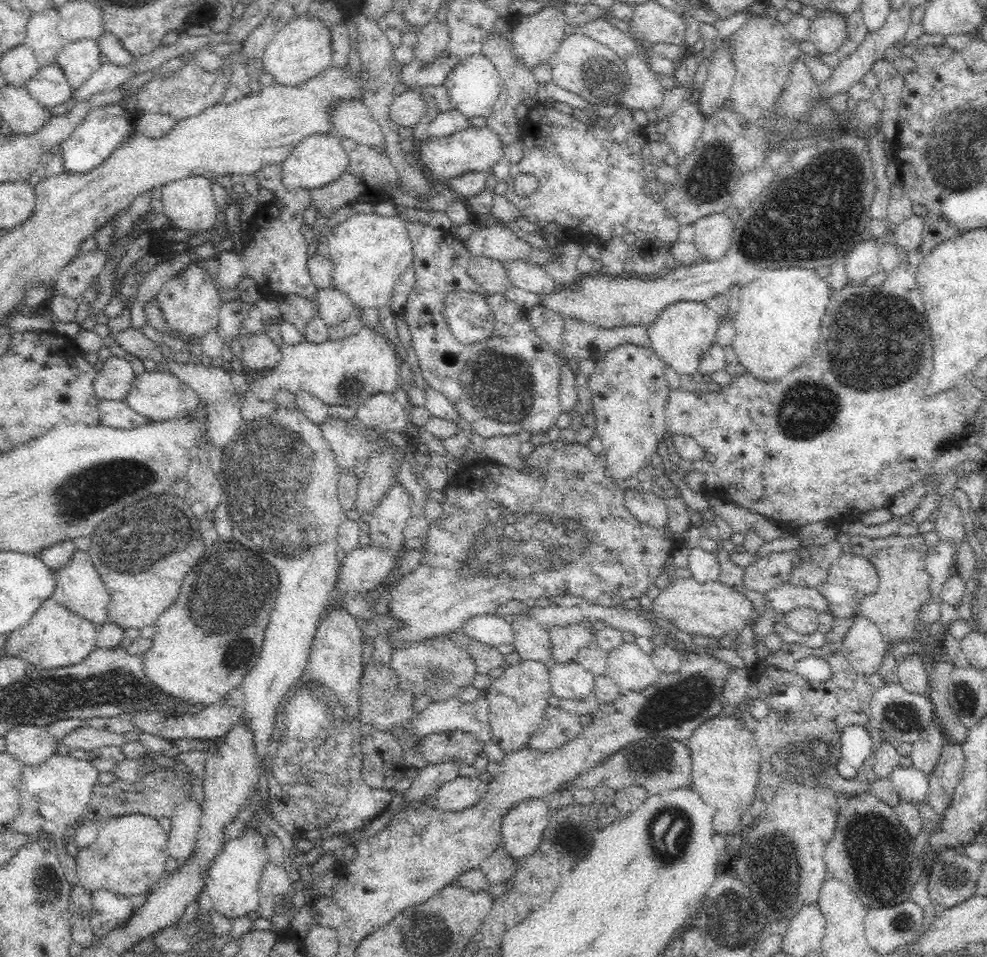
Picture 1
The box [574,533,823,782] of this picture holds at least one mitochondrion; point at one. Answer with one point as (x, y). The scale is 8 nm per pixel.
(687, 699)

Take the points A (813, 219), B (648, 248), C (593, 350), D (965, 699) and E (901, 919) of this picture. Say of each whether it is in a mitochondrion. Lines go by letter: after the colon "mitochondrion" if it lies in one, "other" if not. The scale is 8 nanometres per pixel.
A: mitochondrion
B: other
C: other
D: mitochondrion
E: mitochondrion

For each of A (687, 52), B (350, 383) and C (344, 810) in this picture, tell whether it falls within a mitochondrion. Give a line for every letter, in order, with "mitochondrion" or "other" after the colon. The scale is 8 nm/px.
A: other
B: mitochondrion
C: mitochondrion

